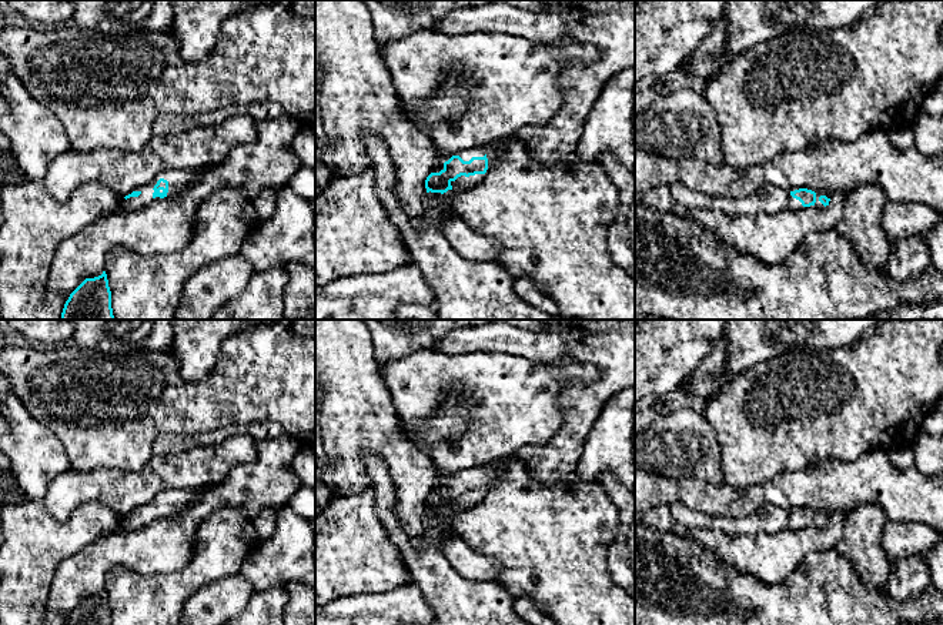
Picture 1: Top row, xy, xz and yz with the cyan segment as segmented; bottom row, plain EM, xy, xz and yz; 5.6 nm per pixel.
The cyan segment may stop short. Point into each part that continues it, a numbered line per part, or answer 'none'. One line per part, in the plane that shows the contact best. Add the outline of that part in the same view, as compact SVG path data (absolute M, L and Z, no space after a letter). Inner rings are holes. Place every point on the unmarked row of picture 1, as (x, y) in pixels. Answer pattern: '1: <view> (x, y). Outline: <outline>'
1: xz (494, 473). Outline: M486 462L479 467L472 467L468 469L461 469L452 475L459 475L464 481L469 481L472 477L486 477L488 478L488 488L498 481L504 475L504 468L494 464L494 462Z

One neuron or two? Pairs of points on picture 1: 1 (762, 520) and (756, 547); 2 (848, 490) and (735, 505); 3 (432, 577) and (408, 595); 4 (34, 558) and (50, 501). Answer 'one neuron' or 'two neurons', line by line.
1: two neurons
2: one neuron
3: two neurons
4: two neurons

